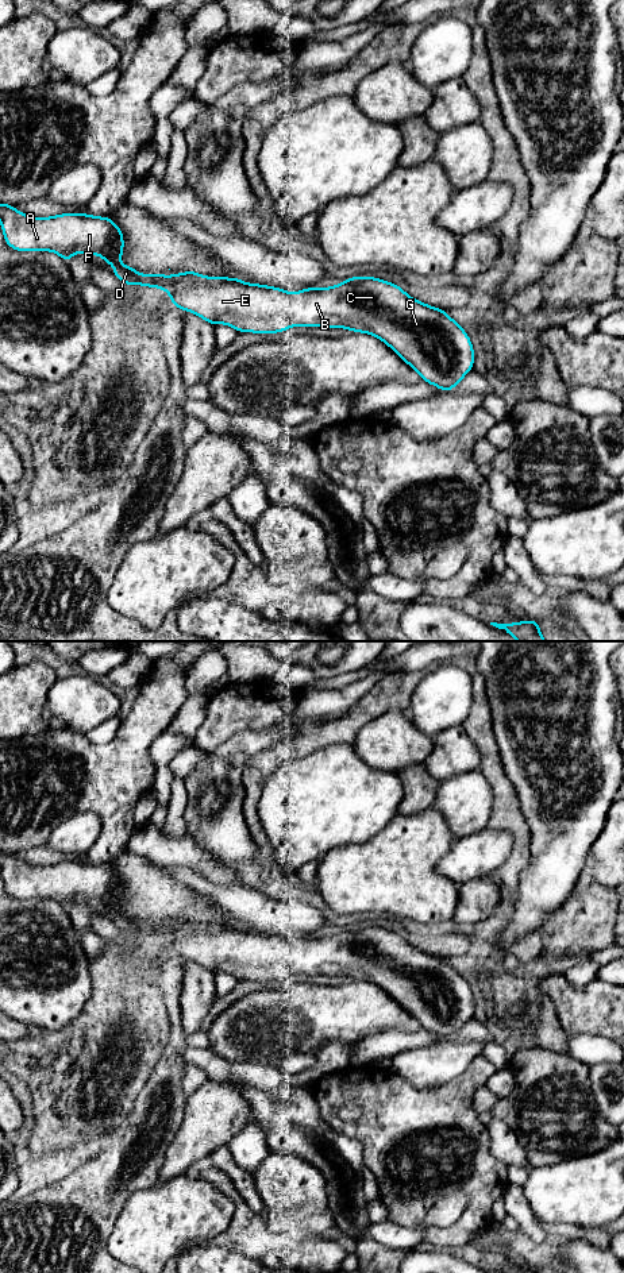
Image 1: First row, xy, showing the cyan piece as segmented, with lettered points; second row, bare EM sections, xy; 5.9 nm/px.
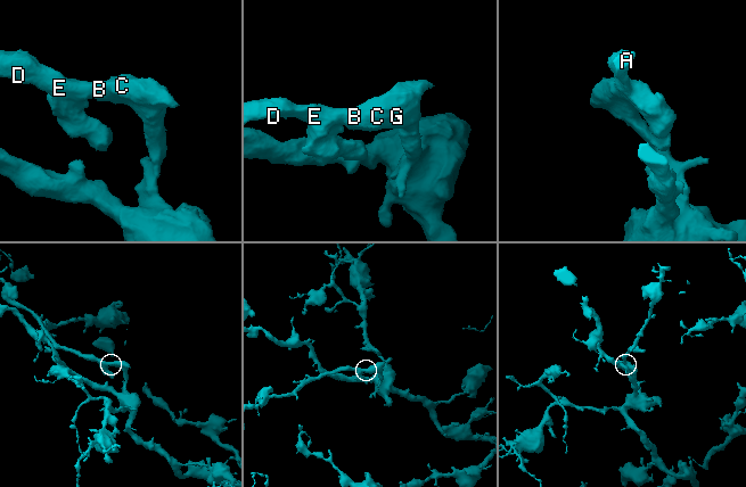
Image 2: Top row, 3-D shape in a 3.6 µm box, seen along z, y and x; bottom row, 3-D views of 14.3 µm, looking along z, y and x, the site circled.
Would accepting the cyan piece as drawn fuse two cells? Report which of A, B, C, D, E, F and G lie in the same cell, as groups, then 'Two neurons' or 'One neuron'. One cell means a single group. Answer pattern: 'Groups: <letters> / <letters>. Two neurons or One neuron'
Groups: A B C D E F G. One neuron

